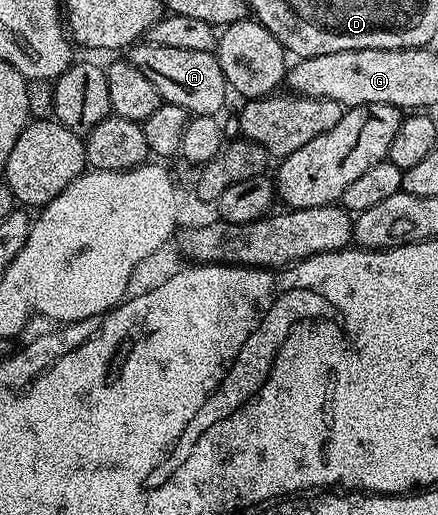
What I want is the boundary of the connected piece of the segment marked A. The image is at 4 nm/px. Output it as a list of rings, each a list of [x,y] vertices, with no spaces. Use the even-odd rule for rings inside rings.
[[[143,40],[130,47],[125,58],[133,64],[133,68],[138,68],[153,83],[153,88],[157,88],[164,102],[172,102],[185,108],[188,115],[218,115],[219,109],[227,102],[229,87],[225,72],[212,52],[189,52],[189,48],[165,48]]]

